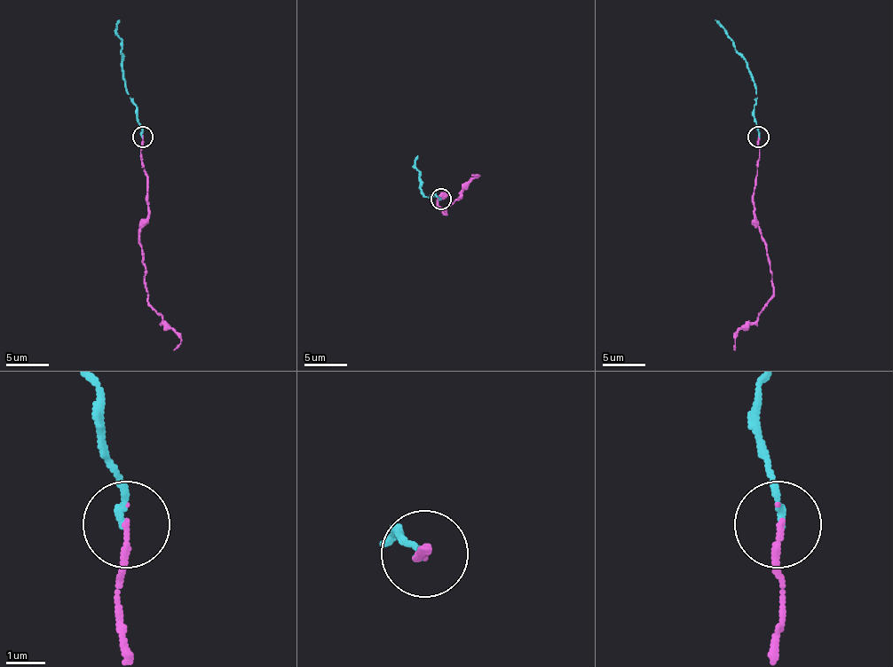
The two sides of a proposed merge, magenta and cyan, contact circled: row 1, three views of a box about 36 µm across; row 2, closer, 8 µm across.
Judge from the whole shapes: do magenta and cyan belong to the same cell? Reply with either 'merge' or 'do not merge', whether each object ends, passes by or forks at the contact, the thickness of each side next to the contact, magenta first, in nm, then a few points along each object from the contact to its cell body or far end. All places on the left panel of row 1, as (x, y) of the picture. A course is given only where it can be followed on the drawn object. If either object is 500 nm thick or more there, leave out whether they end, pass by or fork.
merge; magenta ends; cyan ends; calibres 170 and 170 nm; course magenta (143, 136), (141, 159), (147, 178), (147, 223), (138, 233), (146, 265), (147, 302), (181, 339), (173, 349); course cyan (141, 136), (137, 104), (126, 90), (122, 38), (118, 32), (120, 19)

